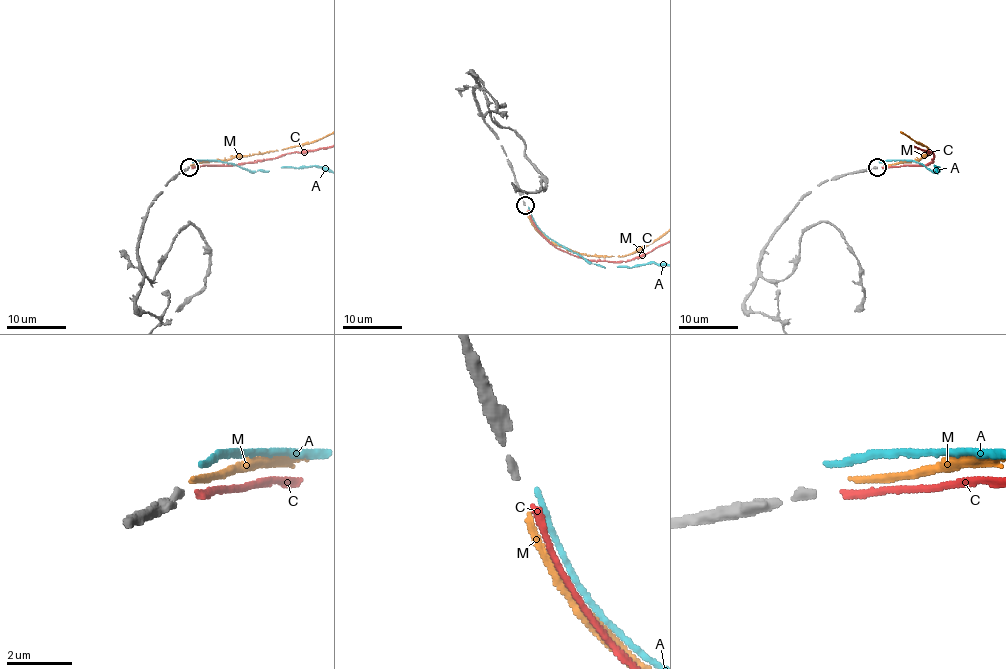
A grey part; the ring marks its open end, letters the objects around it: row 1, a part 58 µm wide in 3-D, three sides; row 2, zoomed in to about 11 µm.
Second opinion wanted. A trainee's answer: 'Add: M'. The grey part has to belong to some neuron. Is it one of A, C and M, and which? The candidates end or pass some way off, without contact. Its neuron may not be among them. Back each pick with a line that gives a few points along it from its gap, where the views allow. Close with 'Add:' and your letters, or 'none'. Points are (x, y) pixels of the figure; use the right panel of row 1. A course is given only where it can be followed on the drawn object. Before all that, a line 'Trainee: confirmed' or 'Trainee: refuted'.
Trainee: confirmed
Add: M

